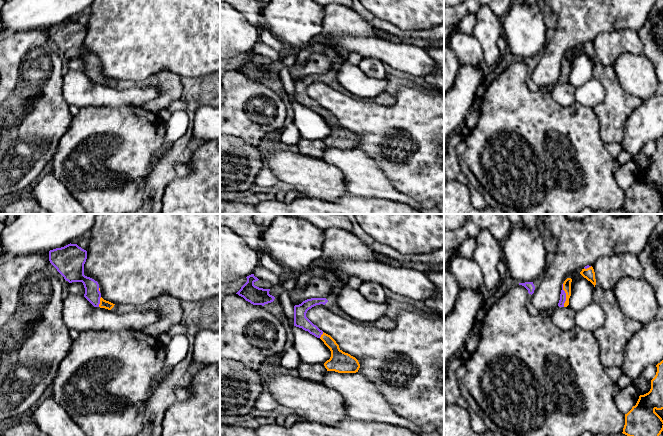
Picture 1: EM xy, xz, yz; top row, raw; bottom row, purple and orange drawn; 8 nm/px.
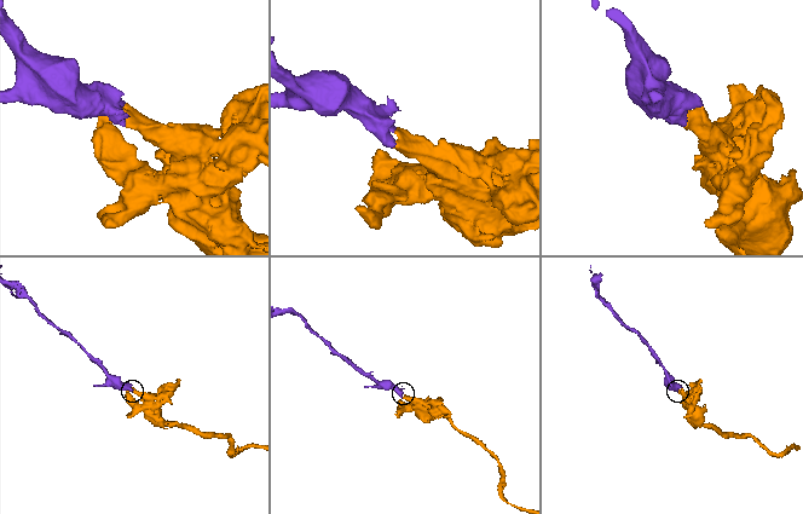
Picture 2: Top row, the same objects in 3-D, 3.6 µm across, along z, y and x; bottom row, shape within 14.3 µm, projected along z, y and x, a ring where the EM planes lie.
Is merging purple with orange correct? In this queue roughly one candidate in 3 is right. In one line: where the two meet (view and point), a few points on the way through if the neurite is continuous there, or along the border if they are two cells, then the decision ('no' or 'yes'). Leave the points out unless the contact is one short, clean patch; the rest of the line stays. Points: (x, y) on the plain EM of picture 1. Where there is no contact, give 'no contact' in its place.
yz (565, 71) | across yz (562, 76), (565, 71), (567, 59) | yes

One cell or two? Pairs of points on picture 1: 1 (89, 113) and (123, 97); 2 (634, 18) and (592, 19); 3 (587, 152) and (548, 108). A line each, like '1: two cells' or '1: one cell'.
1: two cells
2: one cell
3: one cell

